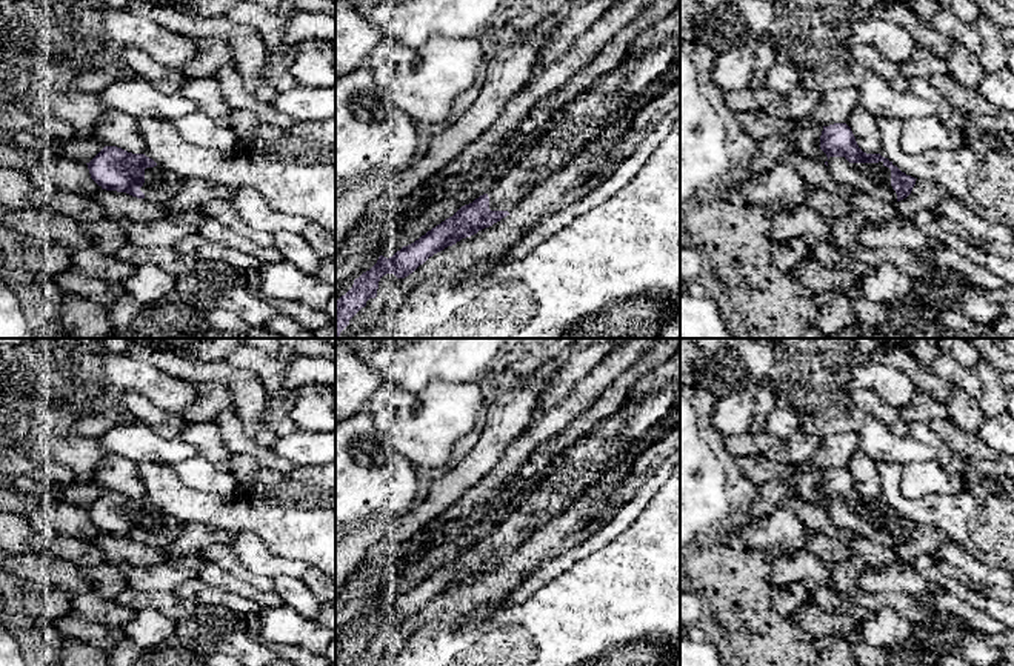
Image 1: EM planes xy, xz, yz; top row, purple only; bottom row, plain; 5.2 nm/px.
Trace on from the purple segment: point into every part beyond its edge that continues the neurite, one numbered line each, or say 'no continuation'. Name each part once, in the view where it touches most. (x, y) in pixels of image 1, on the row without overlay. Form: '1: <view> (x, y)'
1: yz (873, 523)

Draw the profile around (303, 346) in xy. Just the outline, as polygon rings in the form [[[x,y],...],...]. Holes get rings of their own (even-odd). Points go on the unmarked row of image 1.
[[[275,338],[282,352],[306,357],[322,357],[335,361],[335,348],[320,338]]]

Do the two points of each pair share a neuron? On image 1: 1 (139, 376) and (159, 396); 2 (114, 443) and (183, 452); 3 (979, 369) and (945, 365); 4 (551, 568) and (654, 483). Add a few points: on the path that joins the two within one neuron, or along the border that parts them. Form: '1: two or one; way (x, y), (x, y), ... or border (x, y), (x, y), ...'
1: one; way (143, 380), (154, 391)
2: one; way (131, 443), (145, 443), (166, 451)
3: two; border (970, 368), (977, 377)
4: one; way (577, 552), (599, 540), (631, 509)

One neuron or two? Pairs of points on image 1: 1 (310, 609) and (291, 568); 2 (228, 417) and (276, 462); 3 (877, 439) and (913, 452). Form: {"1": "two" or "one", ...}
{"1": "two", "2": "one", "3": "one"}

